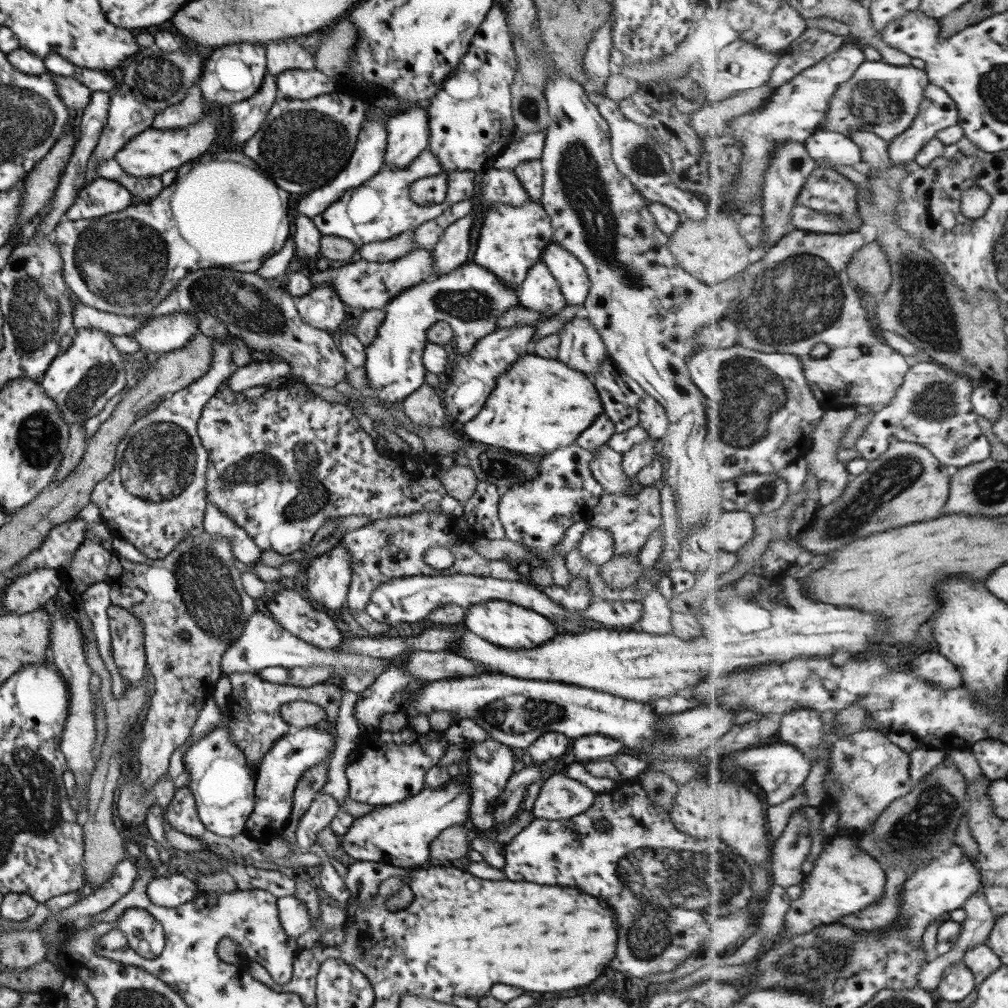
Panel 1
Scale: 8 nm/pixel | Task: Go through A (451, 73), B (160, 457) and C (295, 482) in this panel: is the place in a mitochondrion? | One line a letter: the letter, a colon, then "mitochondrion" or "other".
A: other
B: mitochondrion
C: mitochondrion

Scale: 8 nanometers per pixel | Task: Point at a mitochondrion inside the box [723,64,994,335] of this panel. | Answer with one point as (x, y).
(872, 102)

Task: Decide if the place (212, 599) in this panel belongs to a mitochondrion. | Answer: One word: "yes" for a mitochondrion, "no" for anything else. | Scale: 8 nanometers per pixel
yes

